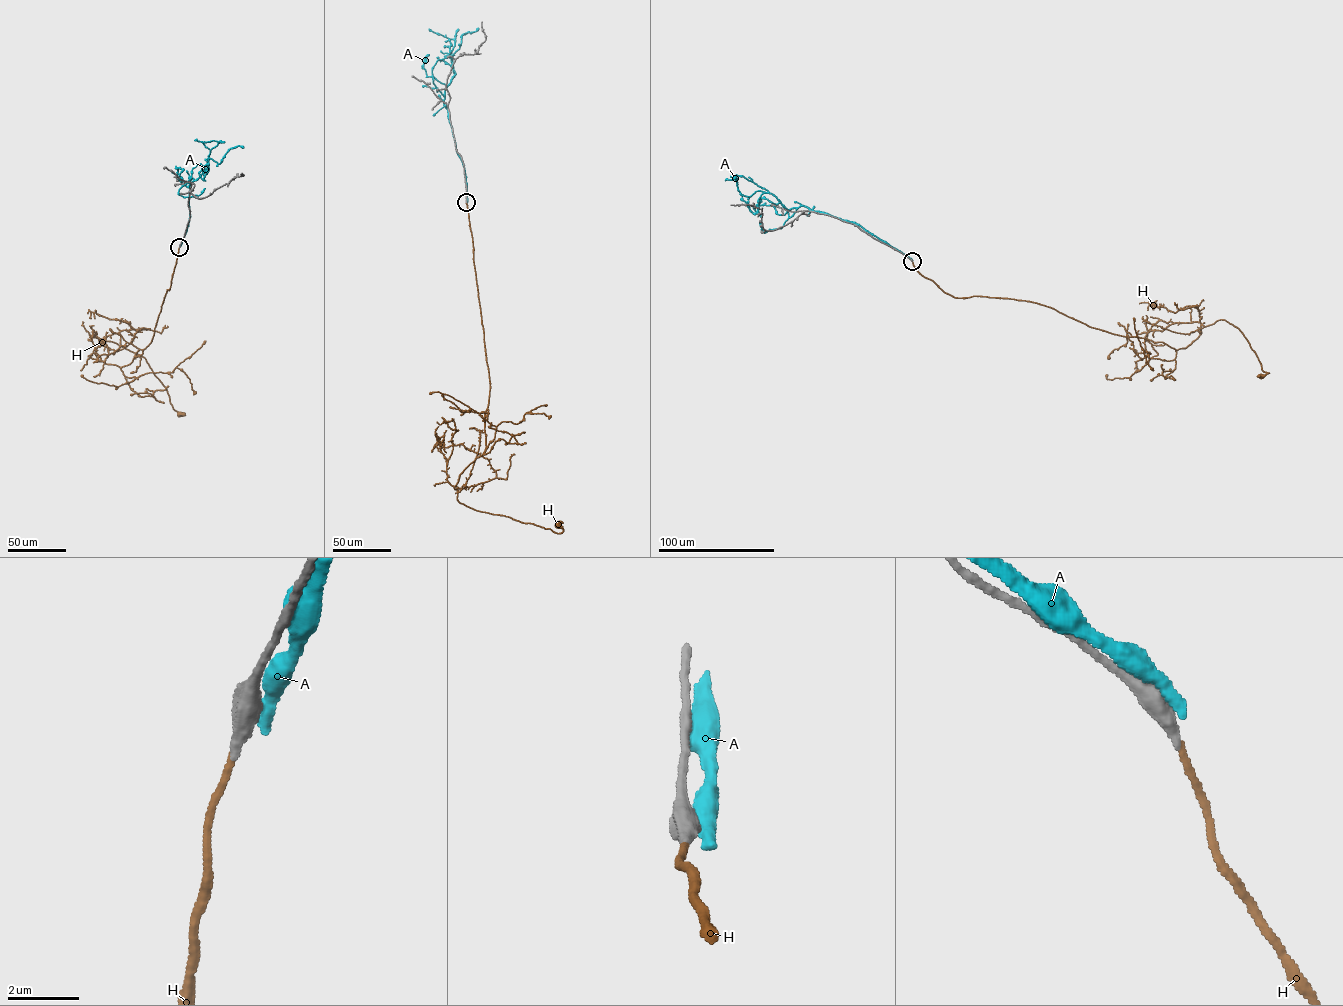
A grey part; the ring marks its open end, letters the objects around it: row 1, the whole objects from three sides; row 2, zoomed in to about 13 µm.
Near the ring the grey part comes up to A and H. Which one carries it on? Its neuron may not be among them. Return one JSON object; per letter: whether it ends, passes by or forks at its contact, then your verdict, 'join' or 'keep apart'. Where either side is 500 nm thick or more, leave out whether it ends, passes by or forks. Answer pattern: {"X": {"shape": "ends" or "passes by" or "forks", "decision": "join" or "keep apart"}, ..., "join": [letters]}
{"A": {"decision": "keep apart"}, "H": {"shape": "ends", "decision": "join"}, "join": ["H"]}

